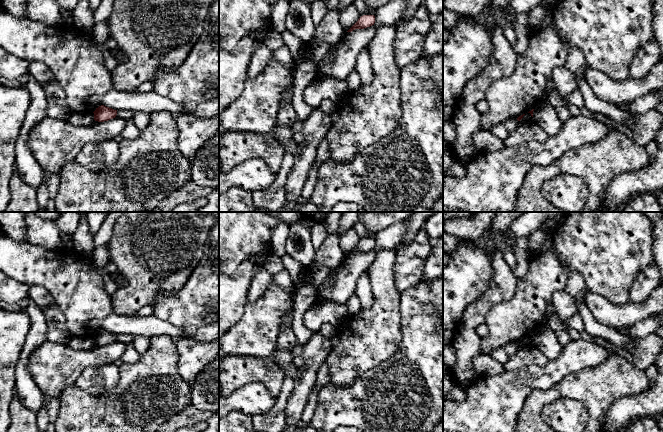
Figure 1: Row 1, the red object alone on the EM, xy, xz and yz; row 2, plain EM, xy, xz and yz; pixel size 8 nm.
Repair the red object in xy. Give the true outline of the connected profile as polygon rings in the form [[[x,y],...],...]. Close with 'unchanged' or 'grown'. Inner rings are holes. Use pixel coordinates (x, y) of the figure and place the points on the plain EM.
[[[101,329],[96,332],[93,337],[95,345],[104,346],[115,342],[117,339],[117,334]]] | unchanged

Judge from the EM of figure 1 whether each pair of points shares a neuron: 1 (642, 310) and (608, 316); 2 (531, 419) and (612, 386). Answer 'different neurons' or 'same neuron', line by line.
1: same neuron
2: same neuron

